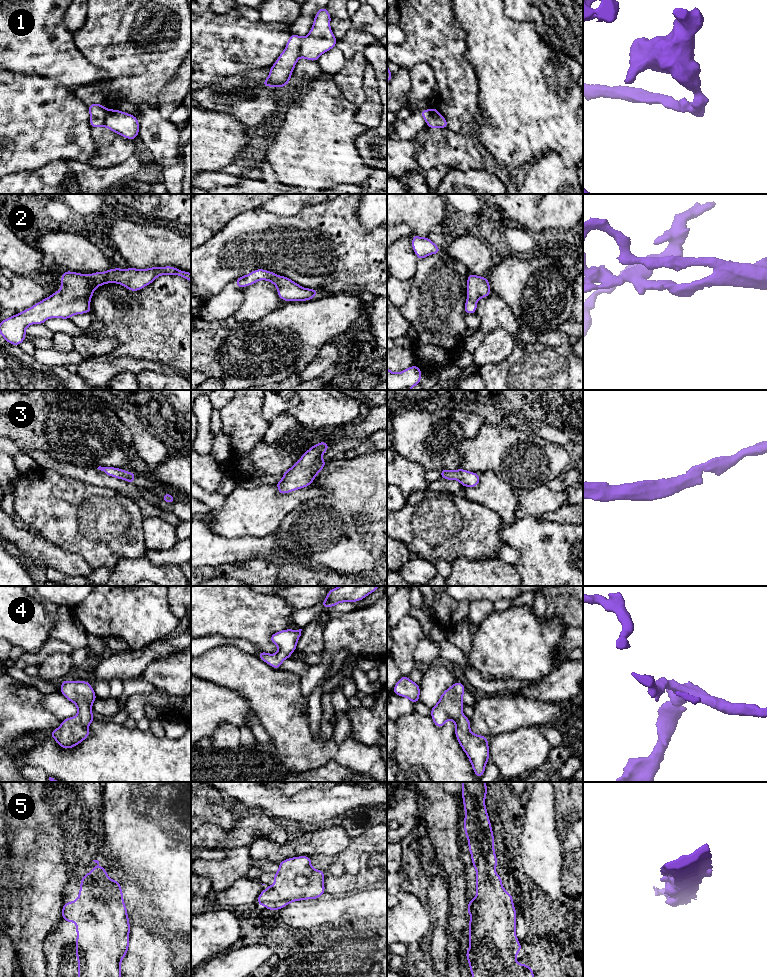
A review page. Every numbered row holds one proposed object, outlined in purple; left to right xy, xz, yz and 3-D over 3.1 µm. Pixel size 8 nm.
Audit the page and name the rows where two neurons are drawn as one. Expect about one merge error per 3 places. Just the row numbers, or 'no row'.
1

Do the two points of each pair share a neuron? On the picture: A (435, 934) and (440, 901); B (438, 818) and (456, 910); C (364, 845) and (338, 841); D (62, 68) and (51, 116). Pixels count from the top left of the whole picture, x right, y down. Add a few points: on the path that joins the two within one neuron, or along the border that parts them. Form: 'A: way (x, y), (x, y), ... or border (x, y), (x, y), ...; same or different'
A: way (439, 926), (439, 909); same
B: way (445, 841), (447, 858), (455, 872), (456, 887); same
C: border (351, 839), (345, 849), (332, 856); different
D: border (36, 75), (57, 80), (73, 92); different

